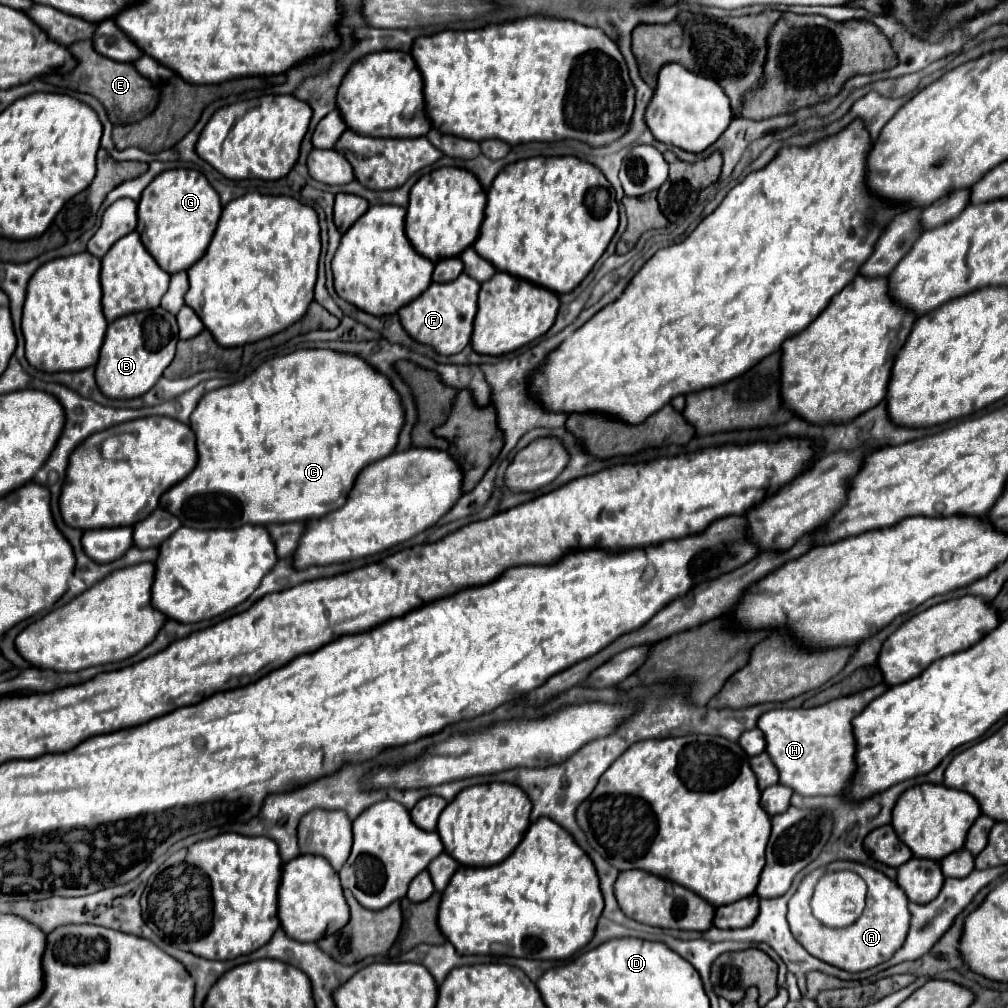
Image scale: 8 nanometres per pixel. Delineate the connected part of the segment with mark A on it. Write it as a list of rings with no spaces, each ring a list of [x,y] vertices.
[[[851,860],[831,862],[825,866],[825,872],[835,872],[835,870],[843,870],[843,868],[859,874],[867,884],[867,908],[855,924],[851,924],[847,928],[827,928],[811,914],[809,902],[811,902],[813,886],[815,886],[813,872],[803,878],[797,892],[789,900],[787,920],[789,920],[793,936],[803,944],[803,948],[811,956],[815,956],[831,966],[837,966],[841,970],[847,970],[847,972],[863,972],[881,962],[887,962],[893,956],[893,952],[897,952],[897,948],[903,944],[907,930],[909,930],[909,920],[911,920],[911,914],[907,910],[909,900],[903,894],[903,890],[897,886],[897,882],[893,882],[883,872],[879,872],[867,864],[861,864],[861,862],[851,862]]]

